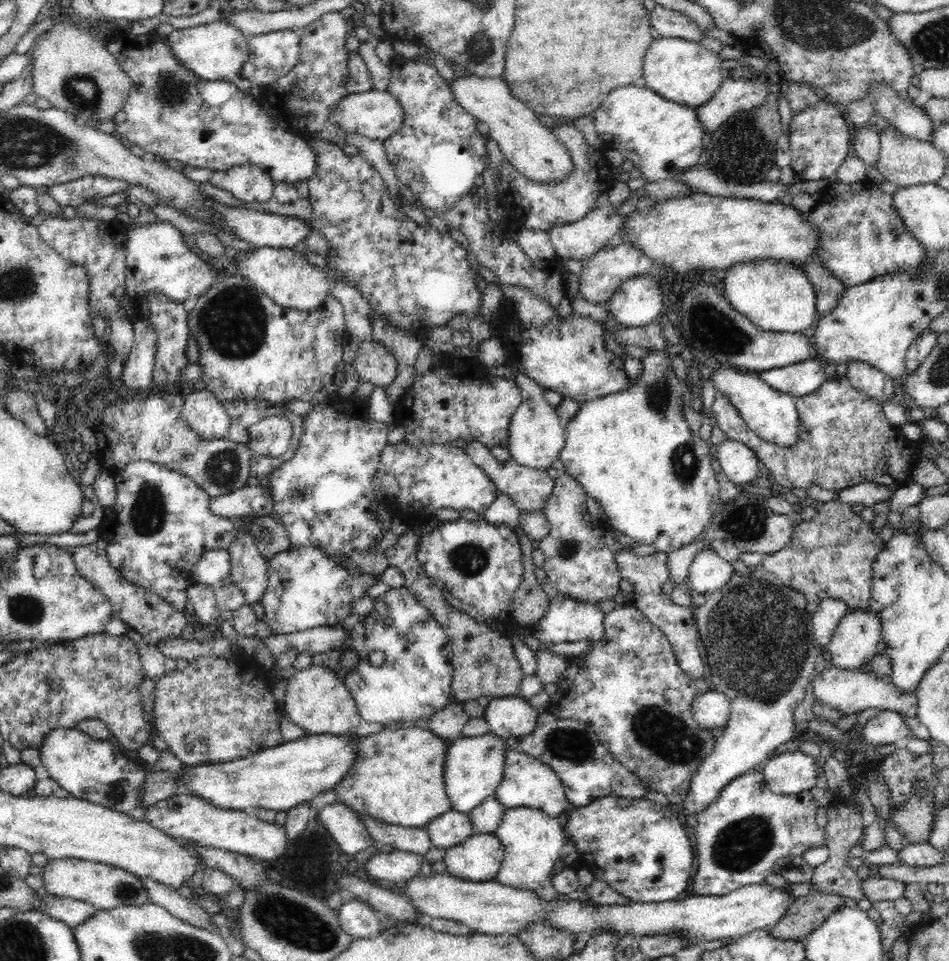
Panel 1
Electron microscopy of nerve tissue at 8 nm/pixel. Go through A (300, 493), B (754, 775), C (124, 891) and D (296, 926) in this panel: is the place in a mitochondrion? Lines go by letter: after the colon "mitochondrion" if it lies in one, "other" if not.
A: mitochondrion
B: other
C: mitochondrion
D: mitochondrion

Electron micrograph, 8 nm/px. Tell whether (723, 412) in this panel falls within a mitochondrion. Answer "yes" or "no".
no

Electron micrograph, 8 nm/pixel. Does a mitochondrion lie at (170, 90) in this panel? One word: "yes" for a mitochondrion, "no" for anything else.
yes

